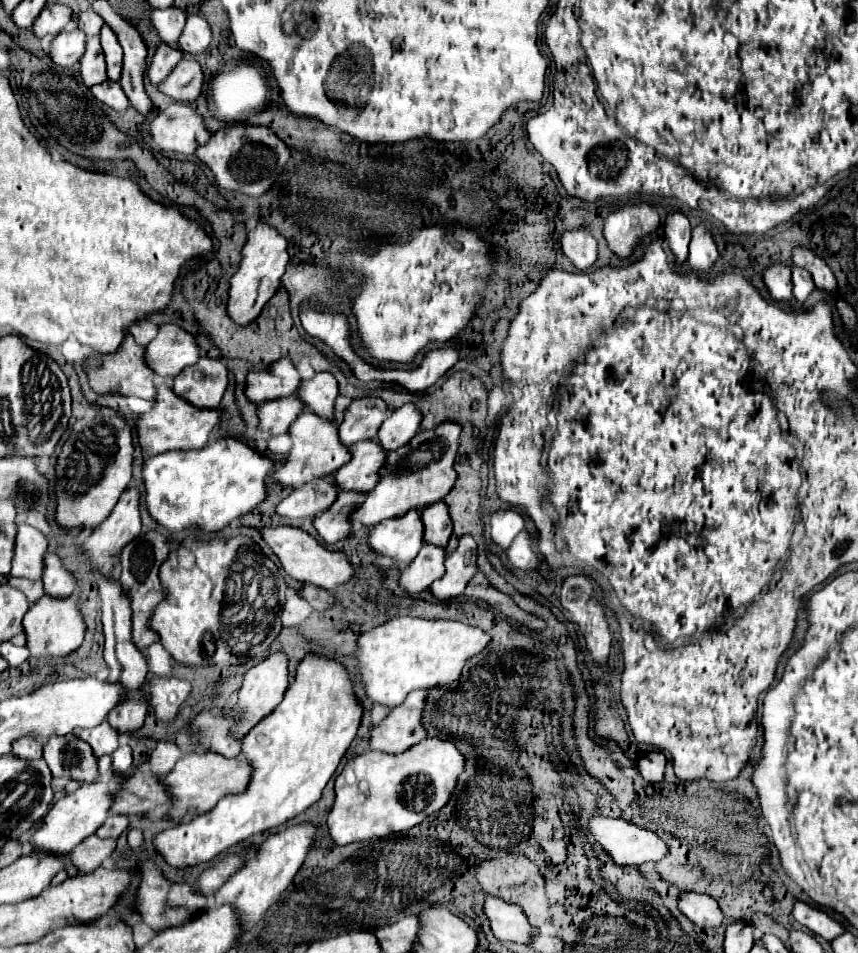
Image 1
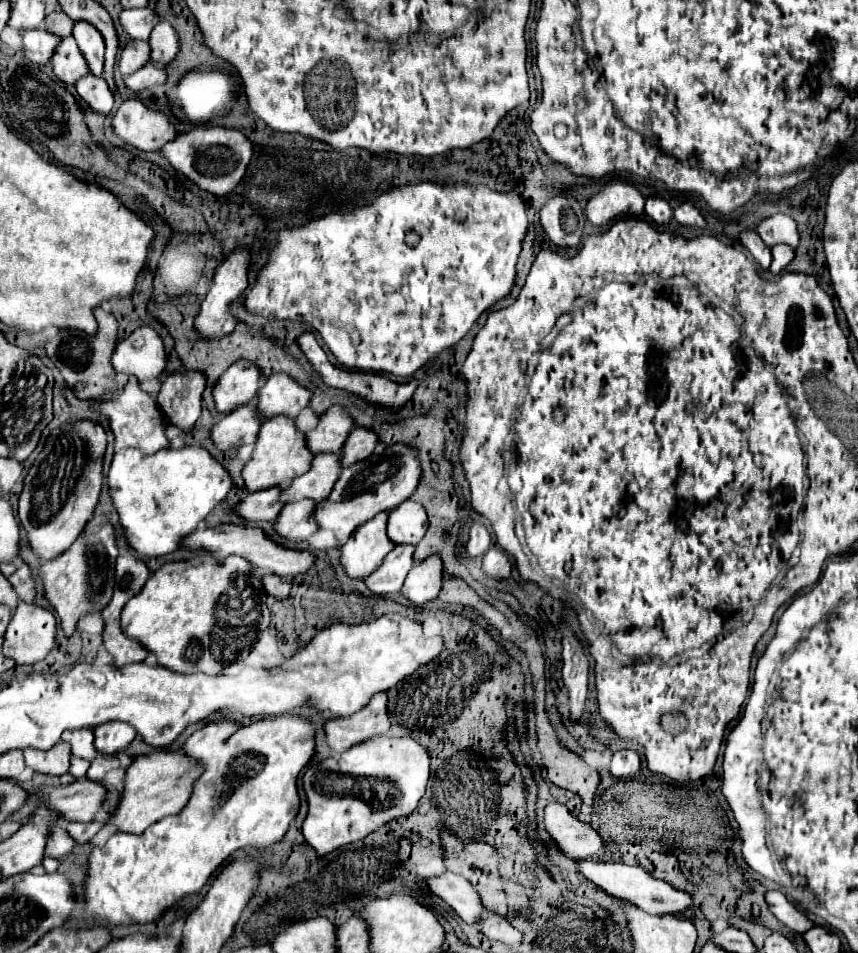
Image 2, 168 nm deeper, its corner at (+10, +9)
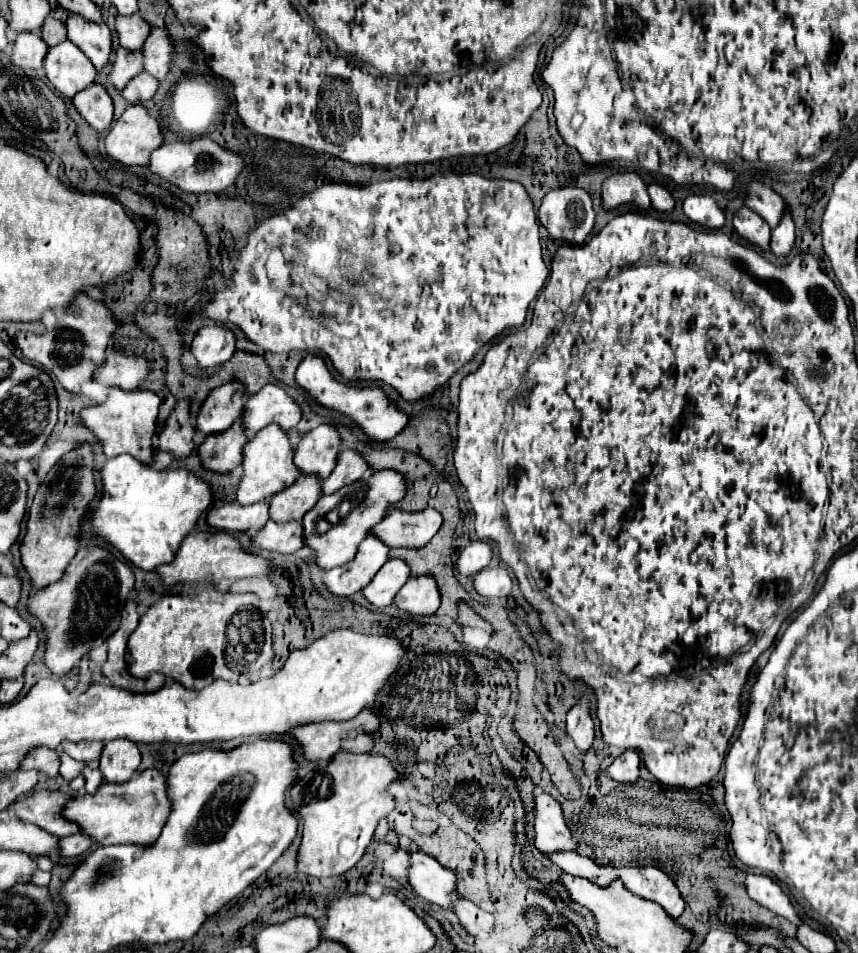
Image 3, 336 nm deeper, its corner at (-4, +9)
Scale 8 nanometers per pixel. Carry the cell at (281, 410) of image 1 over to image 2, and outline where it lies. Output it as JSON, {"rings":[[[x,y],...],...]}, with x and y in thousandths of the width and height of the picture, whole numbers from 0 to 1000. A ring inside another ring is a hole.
{"rings":[[[283,425],[272,429],[248,446],[246,461],[258,475],[265,475],[267,471],[279,471],[283,467],[297,465],[302,448],[304,440],[300,429],[295,425]]]}

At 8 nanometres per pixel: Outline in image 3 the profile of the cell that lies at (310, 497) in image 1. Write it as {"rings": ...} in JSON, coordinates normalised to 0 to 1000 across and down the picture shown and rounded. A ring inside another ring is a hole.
{"rings":[[[302,526],[297,530],[279,530],[265,528],[258,532],[248,532],[241,538],[241,549],[253,555],[262,555],[269,559],[283,557],[302,557],[314,547],[314,528]]]}

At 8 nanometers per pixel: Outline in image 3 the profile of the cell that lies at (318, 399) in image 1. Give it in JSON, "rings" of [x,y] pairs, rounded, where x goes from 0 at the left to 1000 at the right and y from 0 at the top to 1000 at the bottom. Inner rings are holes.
{"rings":[[[309,404],[290,417],[283,431],[283,446],[290,454],[300,454],[314,444],[325,444],[330,450],[344,448],[353,438],[351,425],[325,404]]]}

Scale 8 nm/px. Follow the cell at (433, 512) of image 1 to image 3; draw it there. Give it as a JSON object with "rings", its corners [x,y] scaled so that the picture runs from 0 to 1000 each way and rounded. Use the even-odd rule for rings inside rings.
{"rings":[[[456,534],[456,540],[432,555],[453,574],[495,574],[514,555],[516,542],[507,534],[467,536]]]}

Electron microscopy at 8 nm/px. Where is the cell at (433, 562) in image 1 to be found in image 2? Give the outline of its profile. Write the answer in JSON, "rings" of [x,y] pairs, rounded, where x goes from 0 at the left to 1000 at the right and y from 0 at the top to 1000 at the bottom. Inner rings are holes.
{"rings":[[[460,572],[460,576],[449,584],[449,591],[425,605],[425,614],[435,626],[456,626],[463,624],[470,616],[470,610],[481,595],[481,576],[479,572]]]}

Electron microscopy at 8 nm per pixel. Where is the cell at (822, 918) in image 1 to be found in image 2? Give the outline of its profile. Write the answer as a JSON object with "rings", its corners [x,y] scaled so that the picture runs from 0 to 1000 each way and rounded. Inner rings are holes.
{"rings":[[[901,933],[892,935],[892,945],[896,950],[896,956],[922,977],[938,979],[941,975],[948,973],[948,969],[924,948],[920,948],[910,935],[901,935]]]}

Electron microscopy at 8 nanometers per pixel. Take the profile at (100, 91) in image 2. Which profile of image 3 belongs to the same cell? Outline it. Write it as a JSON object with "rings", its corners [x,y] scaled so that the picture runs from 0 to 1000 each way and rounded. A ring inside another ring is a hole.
{"rings":[[[115,87],[104,89],[101,93],[92,95],[85,102],[85,108],[94,116],[94,121],[101,125],[101,129],[120,140],[122,135],[129,133],[132,127],[132,104],[127,102],[125,93]]]}

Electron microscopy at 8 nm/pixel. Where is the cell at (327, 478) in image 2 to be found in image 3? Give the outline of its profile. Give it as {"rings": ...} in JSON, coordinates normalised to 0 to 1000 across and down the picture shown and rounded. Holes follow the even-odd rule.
{"rings":[[[351,498],[339,511],[325,515],[316,524],[316,545],[339,547],[353,545],[362,532],[374,524],[374,505],[369,498]]]}

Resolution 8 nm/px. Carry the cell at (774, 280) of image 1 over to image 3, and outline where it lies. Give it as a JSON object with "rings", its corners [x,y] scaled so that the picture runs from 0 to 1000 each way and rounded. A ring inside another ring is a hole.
{"rings":[[[866,217],[857,228],[854,228],[854,238],[857,242],[871,251],[873,255],[887,259],[889,263],[896,263],[896,253],[899,253],[899,240],[894,234],[889,234],[889,228],[882,226],[880,221]]]}

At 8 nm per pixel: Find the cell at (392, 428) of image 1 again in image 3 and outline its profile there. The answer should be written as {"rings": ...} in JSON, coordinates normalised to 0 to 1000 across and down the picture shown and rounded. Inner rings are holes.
{"rings":[[[397,471],[390,494],[381,503],[376,503],[376,519],[390,517],[393,513],[397,513],[402,509],[414,507],[416,503],[421,503],[425,498],[428,492],[430,492],[430,486],[423,482],[423,477],[418,473]]]}

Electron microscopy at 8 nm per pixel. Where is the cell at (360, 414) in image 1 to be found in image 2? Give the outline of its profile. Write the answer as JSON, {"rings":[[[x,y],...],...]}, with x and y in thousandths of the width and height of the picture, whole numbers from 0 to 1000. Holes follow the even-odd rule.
{"rings":[[[388,425],[372,438],[372,446],[355,456],[355,465],[365,477],[395,475],[409,450],[409,438],[402,433],[400,427]]]}

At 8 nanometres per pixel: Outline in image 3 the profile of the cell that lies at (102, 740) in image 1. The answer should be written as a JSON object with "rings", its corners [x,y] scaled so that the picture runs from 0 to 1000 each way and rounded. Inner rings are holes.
{"rings":[[[92,778],[92,780],[73,780],[73,788],[90,799],[111,799],[118,794],[120,778]]]}

